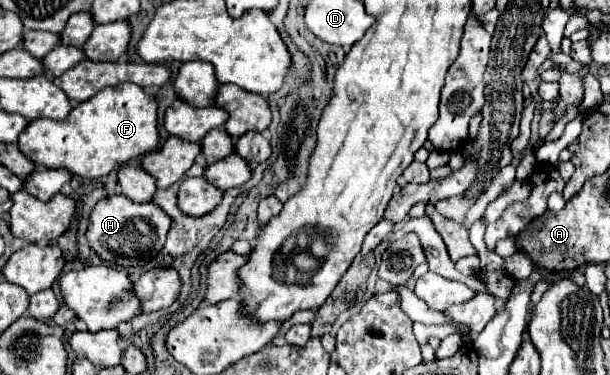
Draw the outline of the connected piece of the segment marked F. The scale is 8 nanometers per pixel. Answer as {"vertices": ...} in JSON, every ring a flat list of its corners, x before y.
{"vertices":[[120,83,98,91,92,99,76,105,64,121,34,119,18,137,18,149,46,169,68,169,78,177,104,177,132,157,158,147,156,101,134,83]]}

